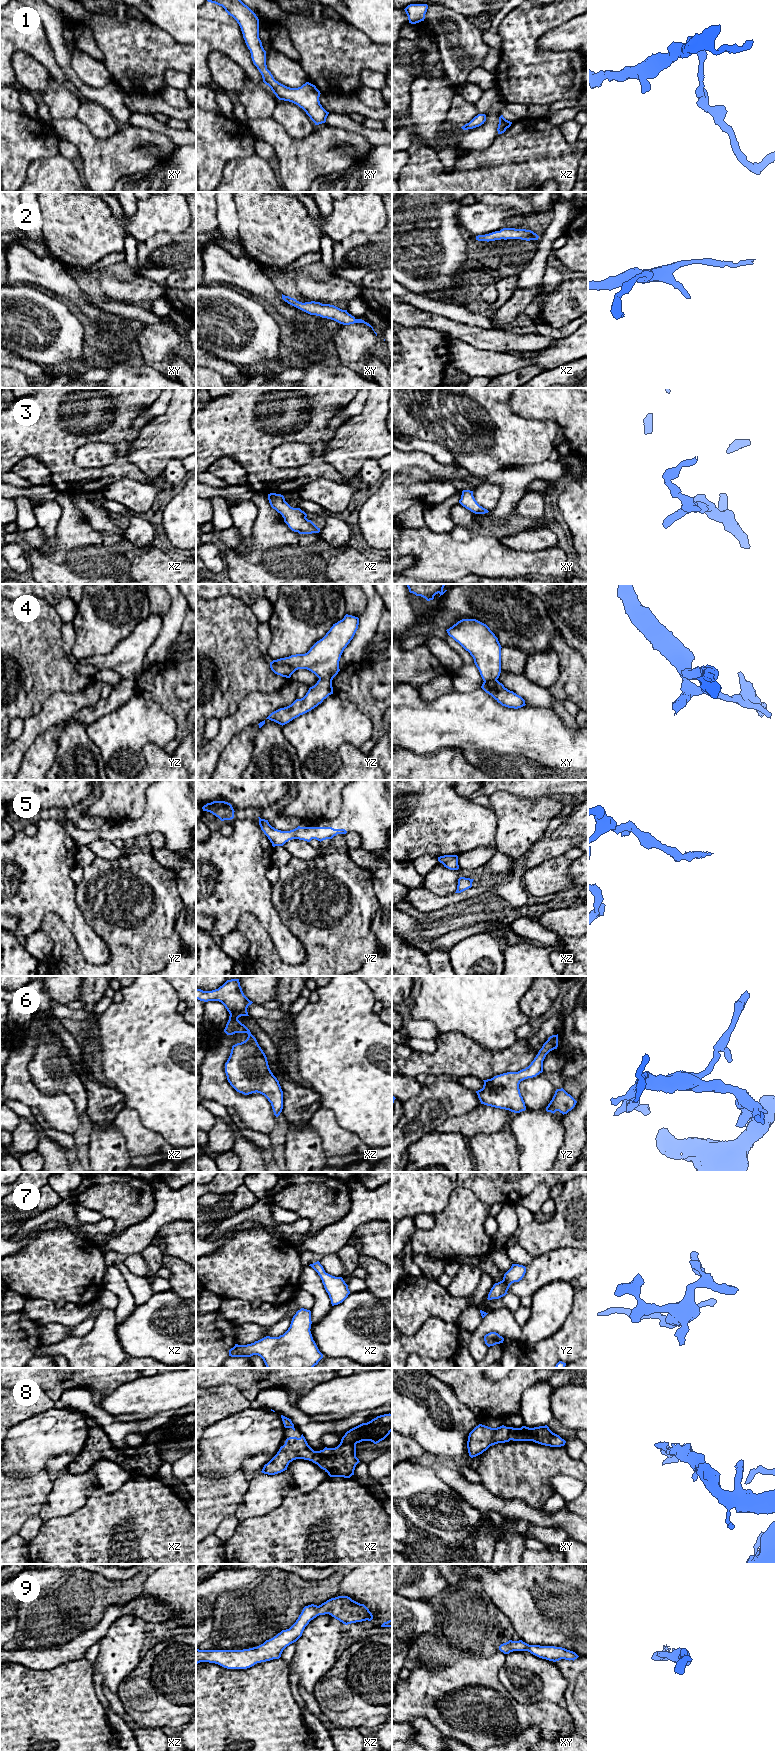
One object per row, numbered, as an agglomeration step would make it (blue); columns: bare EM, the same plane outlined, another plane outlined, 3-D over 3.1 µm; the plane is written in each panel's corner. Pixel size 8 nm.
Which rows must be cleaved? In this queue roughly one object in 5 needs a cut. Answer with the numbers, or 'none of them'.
4

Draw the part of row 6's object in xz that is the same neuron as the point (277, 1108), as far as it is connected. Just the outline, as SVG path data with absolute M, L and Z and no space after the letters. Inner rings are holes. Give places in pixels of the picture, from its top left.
M239 979L227 980L218 989L203 991L196 989L196 999L204 1002L219 1001L229 1012L224 1032L227 1035L247 1033L245 1041L232 1046L225 1063L225 1073L230 1085L239 1093L249 1095L260 1093L271 1103L274 1115L278 1117L283 1109L283 1091L277 1078L271 1072L267 1057L256 1038L238 1018L249 1016L247 1008L253 1002L243 993Z

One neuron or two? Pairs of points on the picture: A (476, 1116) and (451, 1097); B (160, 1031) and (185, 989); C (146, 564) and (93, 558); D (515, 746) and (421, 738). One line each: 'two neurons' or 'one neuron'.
A: two neurons
B: two neurons
C: one neuron
D: one neuron

